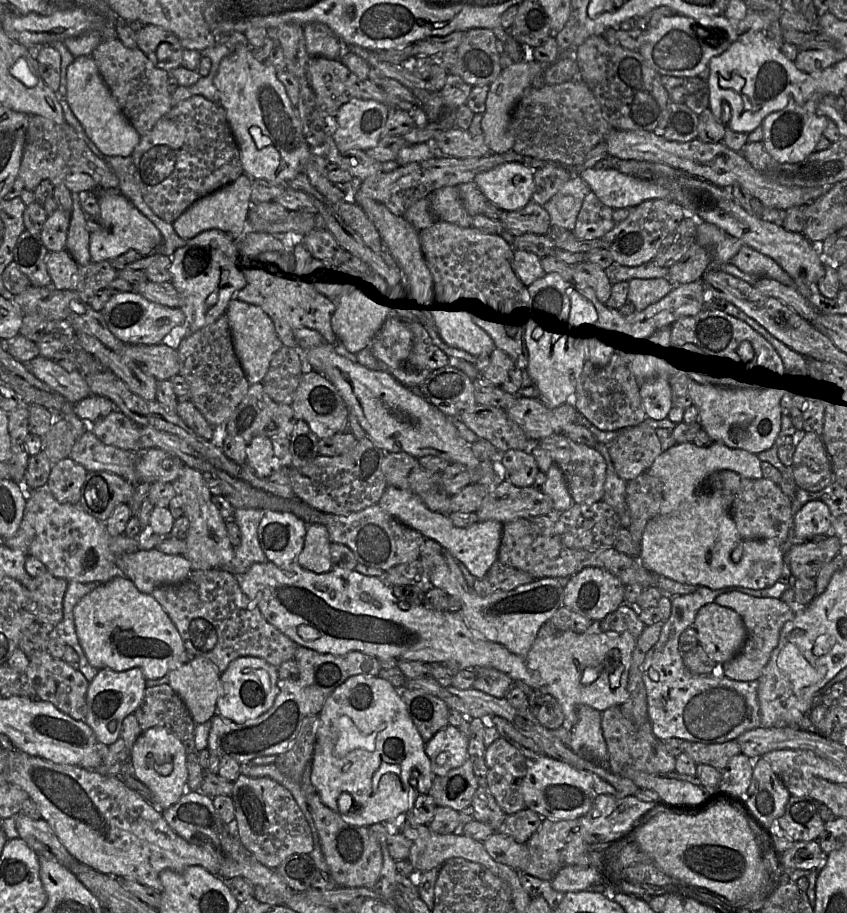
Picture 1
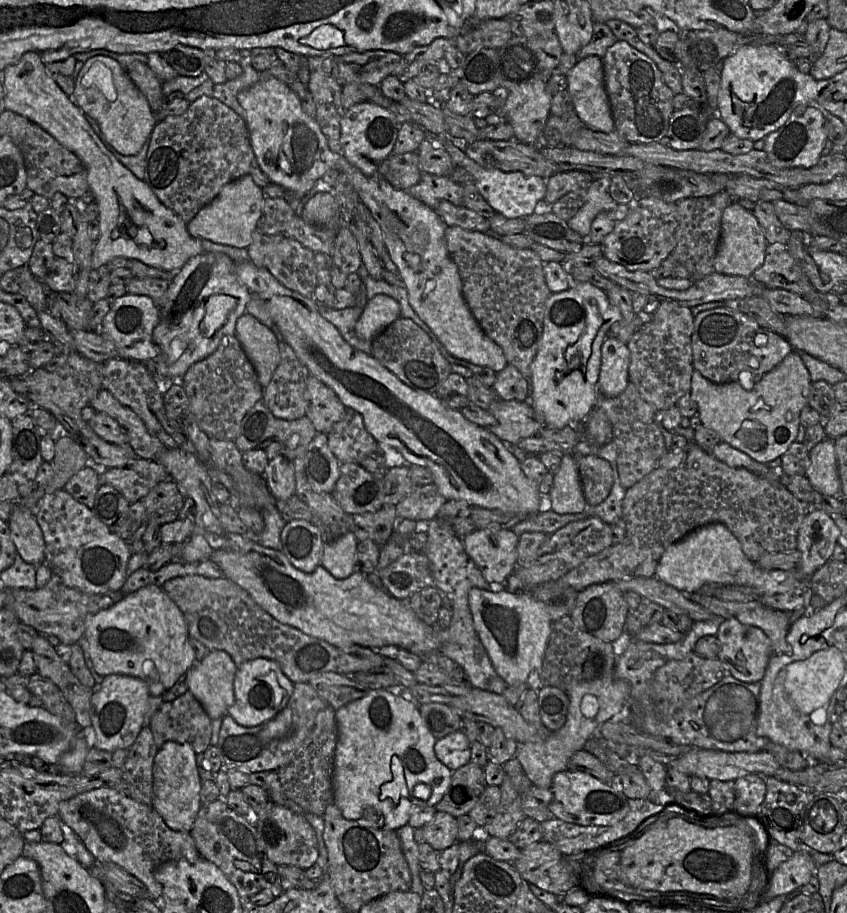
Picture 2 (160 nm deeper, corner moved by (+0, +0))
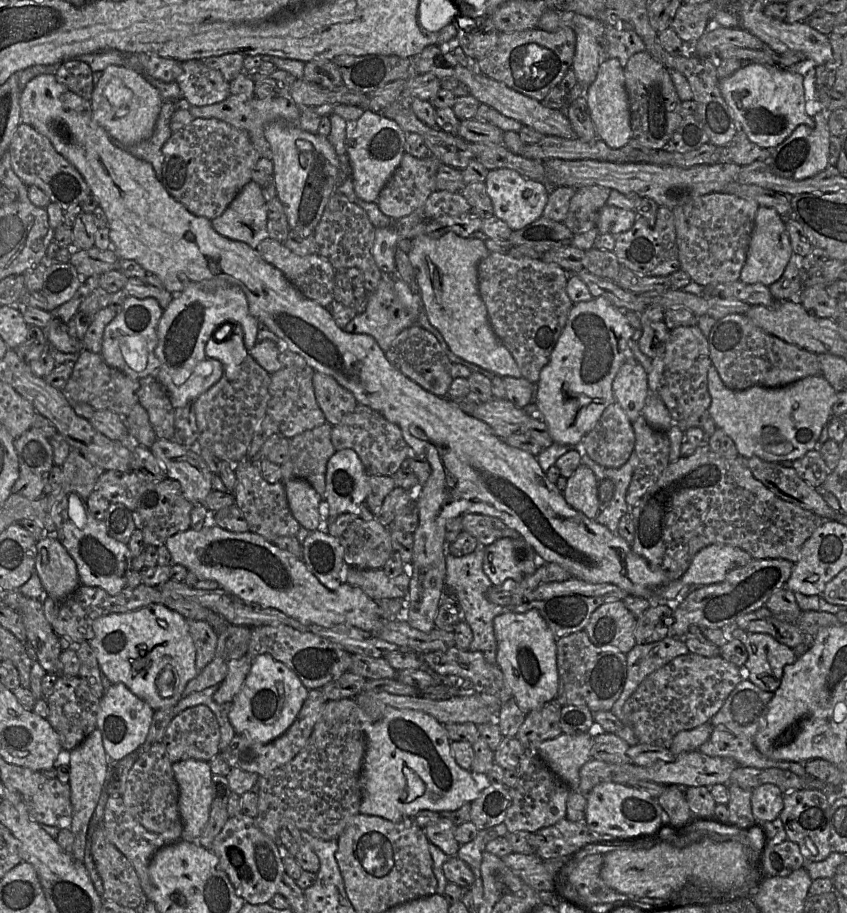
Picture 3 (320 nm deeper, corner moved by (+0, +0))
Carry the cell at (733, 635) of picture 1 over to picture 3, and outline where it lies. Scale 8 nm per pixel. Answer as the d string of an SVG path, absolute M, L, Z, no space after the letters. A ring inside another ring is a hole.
M737 627L726 632L729 638L741 640L746 647L745 677L761 689L774 693L781 684L784 667L798 658L794 648L779 642L771 634L746 632Z

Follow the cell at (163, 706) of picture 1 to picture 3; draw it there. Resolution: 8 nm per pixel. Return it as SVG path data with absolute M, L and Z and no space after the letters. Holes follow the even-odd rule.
M197 705L177 714L168 725L162 743L172 763L182 760L209 761L219 754L220 726L214 713L205 705Z

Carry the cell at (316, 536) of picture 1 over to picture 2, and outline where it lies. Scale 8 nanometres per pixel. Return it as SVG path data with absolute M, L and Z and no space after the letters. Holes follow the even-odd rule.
M348 532L324 546L321 566L334 578L342 580L357 571L357 545L355 535Z

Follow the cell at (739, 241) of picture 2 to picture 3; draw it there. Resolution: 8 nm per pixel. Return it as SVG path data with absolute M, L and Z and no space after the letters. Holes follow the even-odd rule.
M762 206L758 208L747 258L739 281L747 284L760 283L769 287L782 277L793 254L784 220L785 218L773 208Z

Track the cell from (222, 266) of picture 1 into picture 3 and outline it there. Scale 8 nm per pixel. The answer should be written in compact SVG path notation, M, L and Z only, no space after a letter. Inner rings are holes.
M234 285L220 287L188 286L164 310L158 326L156 357L160 362L157 380L170 396L176 409L194 402L223 376L222 363L206 355L206 345L212 338L223 340L228 331L238 327L243 333L248 352L255 346L260 322L251 314L243 290Z

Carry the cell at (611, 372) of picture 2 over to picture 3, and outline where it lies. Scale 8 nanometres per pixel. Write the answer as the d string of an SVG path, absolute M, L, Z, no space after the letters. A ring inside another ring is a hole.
M631 355L621 365L612 390L615 402L623 409L632 423L642 416L649 391L648 374L640 363Z

